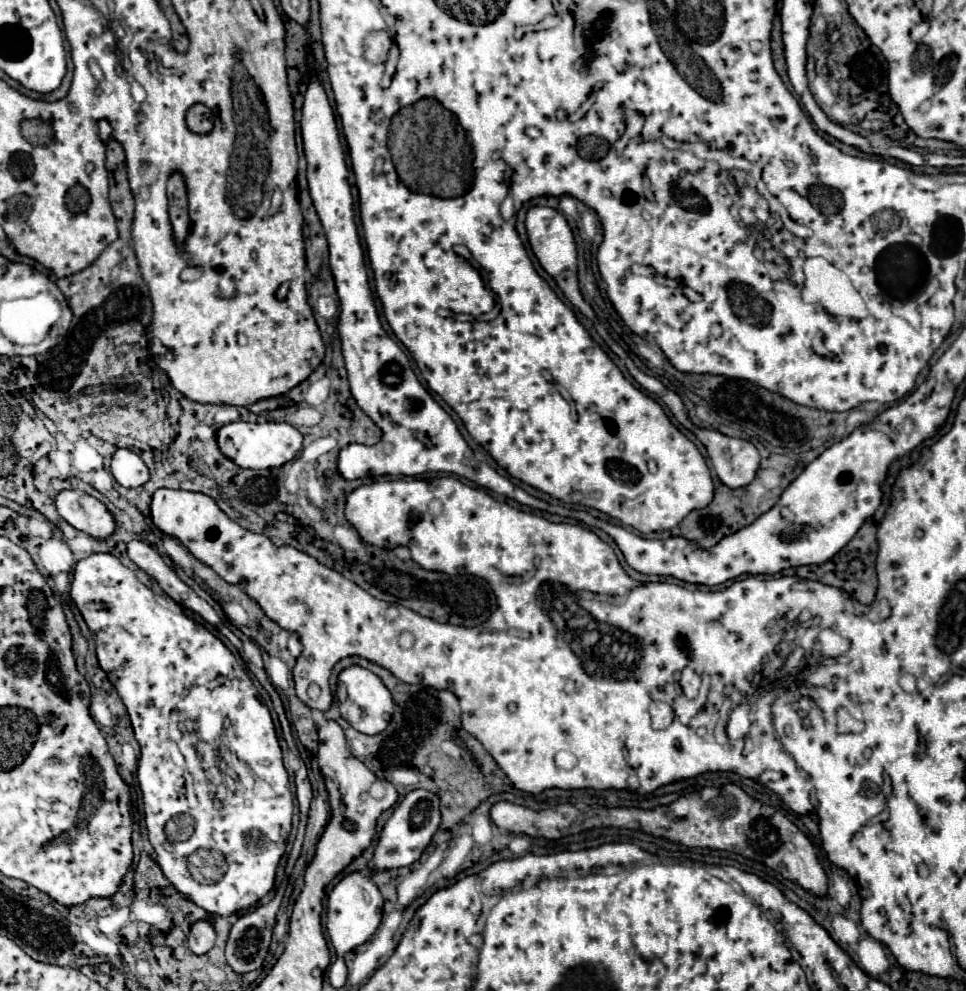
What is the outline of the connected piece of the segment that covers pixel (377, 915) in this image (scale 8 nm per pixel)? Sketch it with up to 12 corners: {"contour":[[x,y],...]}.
{"contour":[[362,872],[328,896],[326,932],[338,956],[368,942],[380,892]]}

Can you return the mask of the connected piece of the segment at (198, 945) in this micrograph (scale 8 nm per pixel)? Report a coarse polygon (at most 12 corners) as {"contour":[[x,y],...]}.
{"contour":[[198,920],[190,928],[190,950],[206,954],[216,940],[214,922]]}

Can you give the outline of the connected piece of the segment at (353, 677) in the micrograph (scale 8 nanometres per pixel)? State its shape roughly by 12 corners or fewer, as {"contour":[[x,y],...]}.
{"contour":[[376,674],[338,676],[342,718],[362,734],[386,730],[394,712]]}

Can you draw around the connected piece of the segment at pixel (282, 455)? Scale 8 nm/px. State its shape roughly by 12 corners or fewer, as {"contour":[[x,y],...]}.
{"contour":[[232,422],[216,432],[240,468],[278,468],[302,450],[286,422]]}

